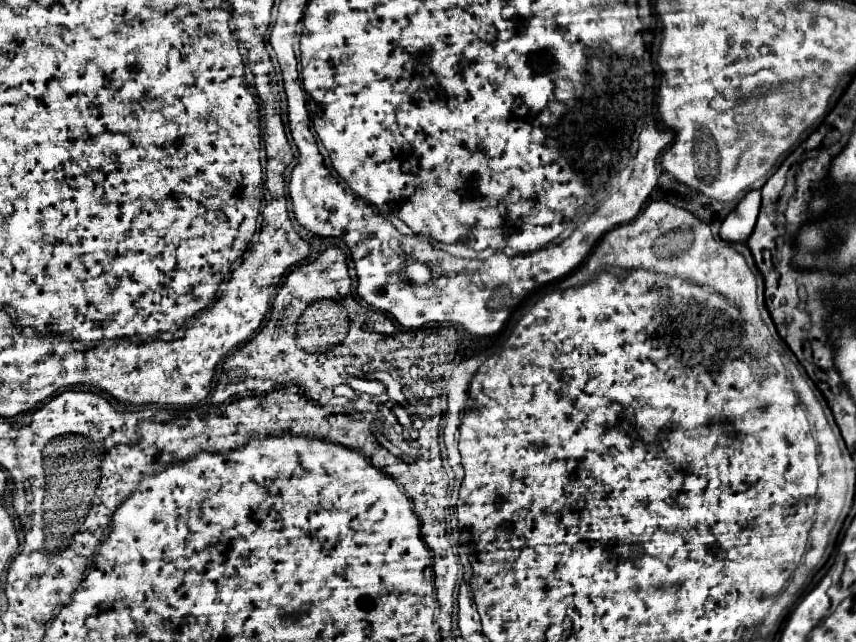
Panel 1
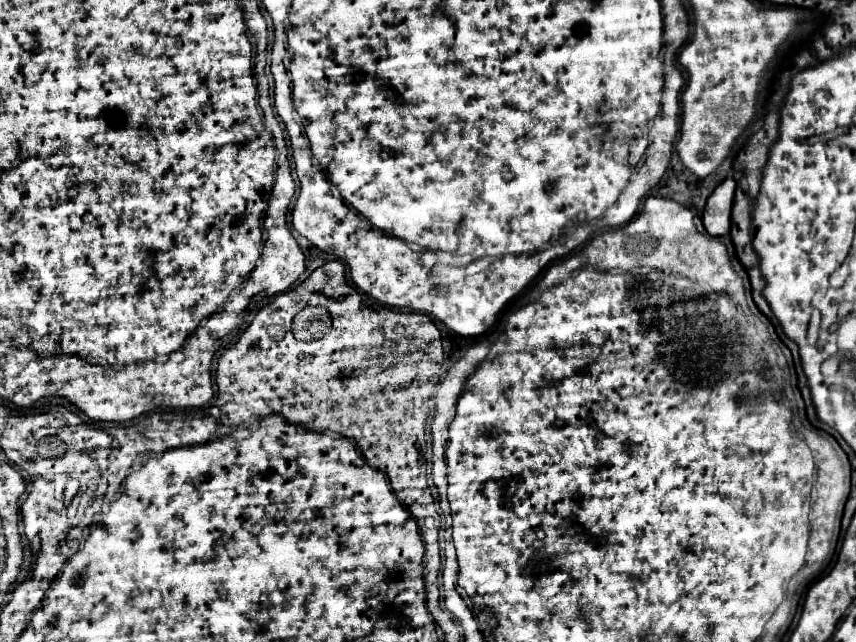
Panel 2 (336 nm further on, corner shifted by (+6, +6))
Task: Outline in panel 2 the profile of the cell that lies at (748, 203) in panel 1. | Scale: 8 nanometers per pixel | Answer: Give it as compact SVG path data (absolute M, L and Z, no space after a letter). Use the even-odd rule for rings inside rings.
M724 179L712 191L712 195L706 201L702 223L704 223L704 229L712 237L728 235L728 229L730 229L730 209L732 209L732 201L734 201L734 189L736 189L734 179Z

